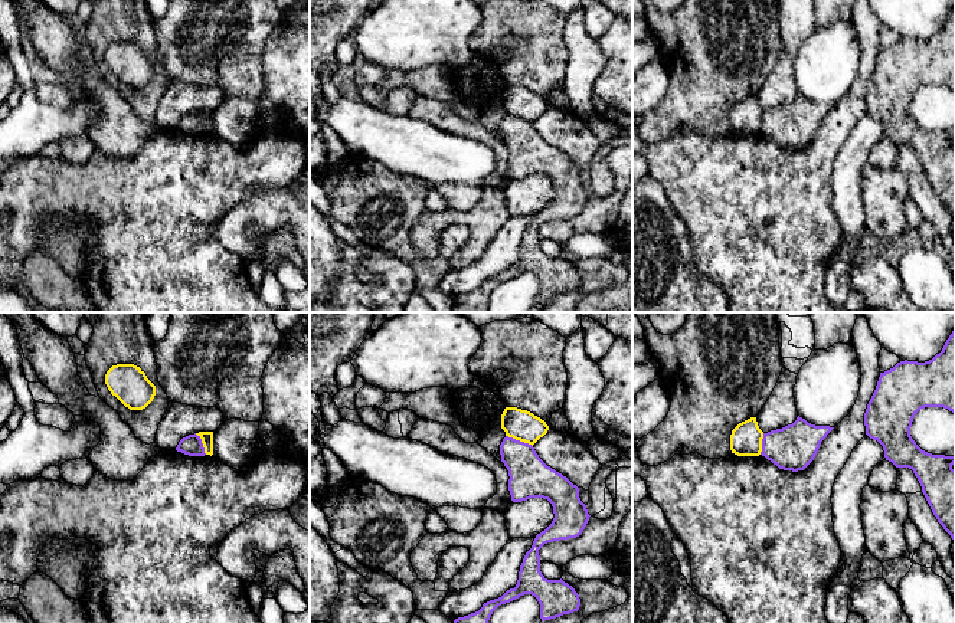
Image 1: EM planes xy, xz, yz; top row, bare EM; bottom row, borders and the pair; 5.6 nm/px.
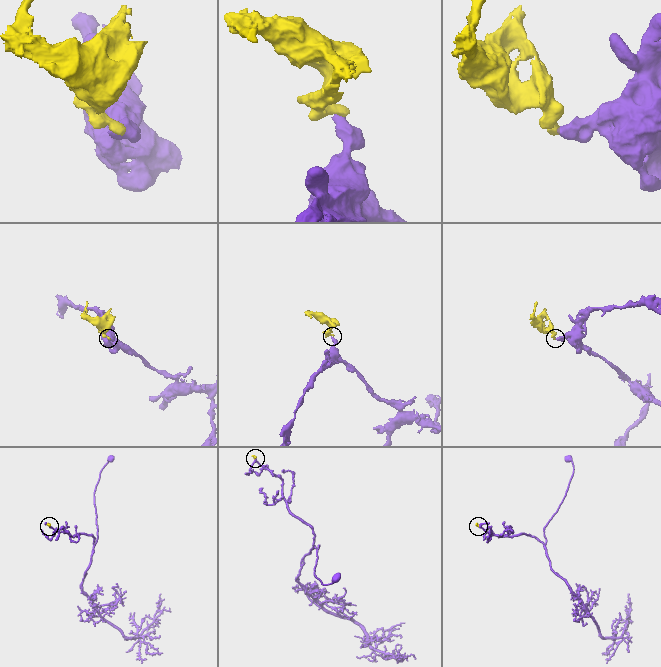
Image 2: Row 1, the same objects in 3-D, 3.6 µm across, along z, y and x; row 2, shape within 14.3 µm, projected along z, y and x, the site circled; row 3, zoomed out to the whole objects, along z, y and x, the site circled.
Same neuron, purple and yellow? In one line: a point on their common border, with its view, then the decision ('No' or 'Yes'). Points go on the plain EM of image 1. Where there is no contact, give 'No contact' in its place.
Touches purple at xz (519, 118). No

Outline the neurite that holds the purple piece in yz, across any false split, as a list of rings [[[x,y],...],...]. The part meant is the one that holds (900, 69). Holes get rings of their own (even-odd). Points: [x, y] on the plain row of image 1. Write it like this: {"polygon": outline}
{"polygon": [[[955,7],[942,29],[925,40],[900,39],[880,50],[876,68],[864,91],[866,112],[877,118],[886,138],[896,145],[909,145],[943,207],[955,217],[955,134],[932,132],[922,128],[910,114],[915,92],[925,85],[943,85],[955,92]]]}

